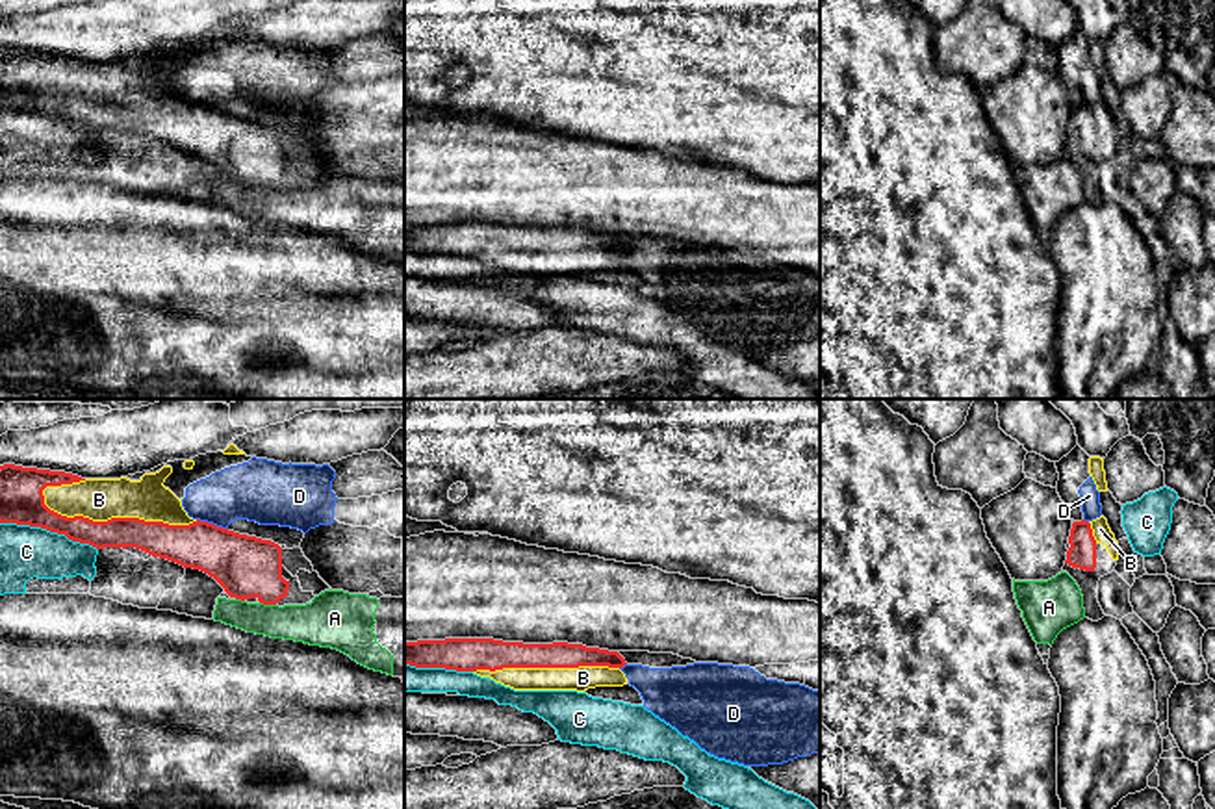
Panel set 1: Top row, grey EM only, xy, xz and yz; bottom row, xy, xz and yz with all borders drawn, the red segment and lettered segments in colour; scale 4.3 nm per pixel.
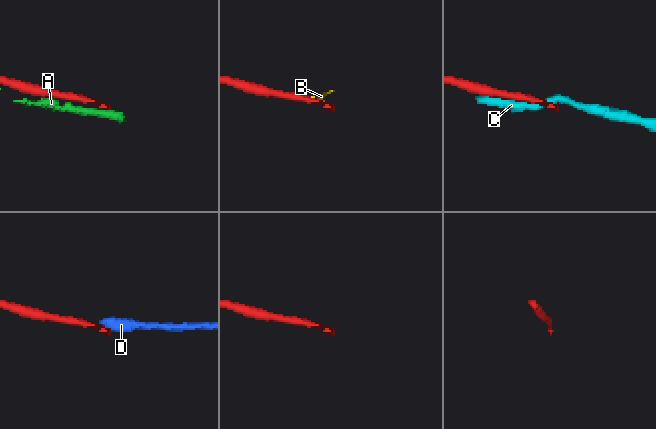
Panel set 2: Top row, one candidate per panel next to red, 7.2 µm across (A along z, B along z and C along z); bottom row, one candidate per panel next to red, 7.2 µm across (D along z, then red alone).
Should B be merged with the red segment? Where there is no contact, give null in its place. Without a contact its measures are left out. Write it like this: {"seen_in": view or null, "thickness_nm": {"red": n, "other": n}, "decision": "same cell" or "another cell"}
{"seen_in": "xy", "thickness_nm": {"red": 150, "other": 190}, "decision": "same cell"}

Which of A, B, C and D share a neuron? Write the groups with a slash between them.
A / B / C / D

